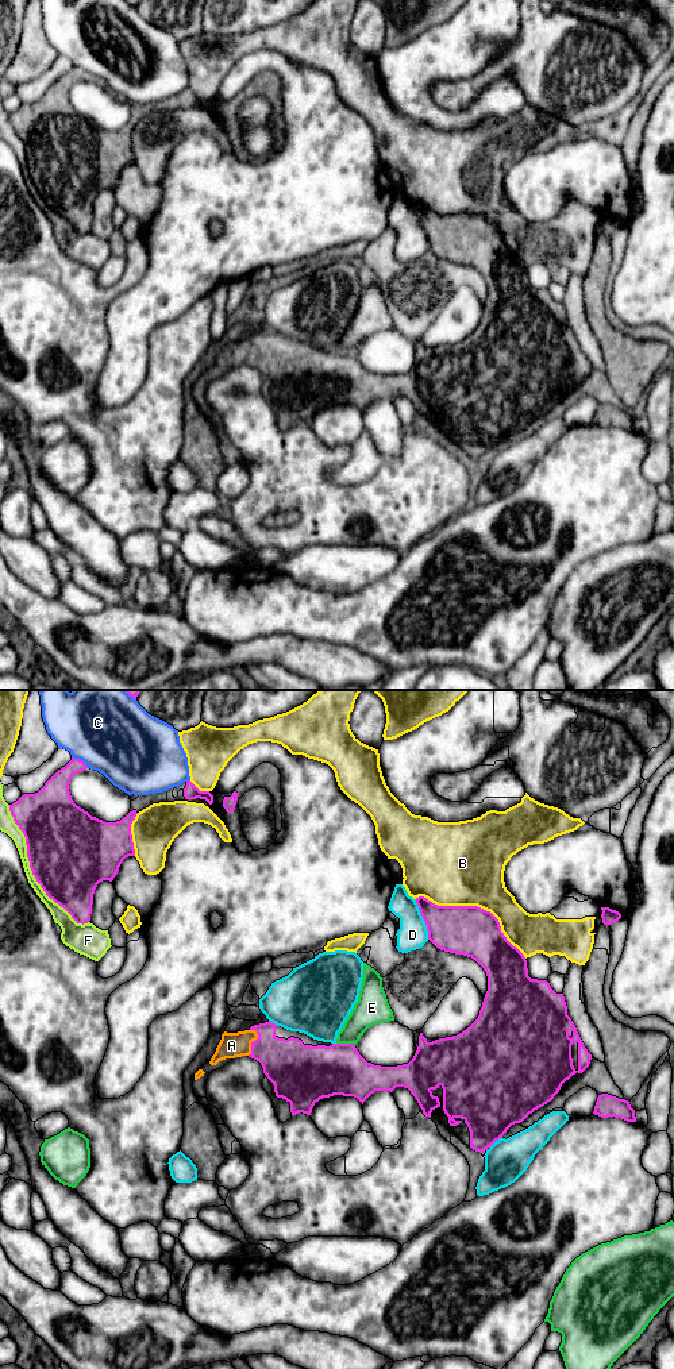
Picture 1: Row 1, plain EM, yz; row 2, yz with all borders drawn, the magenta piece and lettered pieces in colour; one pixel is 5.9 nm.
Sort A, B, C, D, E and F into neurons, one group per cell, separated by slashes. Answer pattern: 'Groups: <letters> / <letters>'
Groups: A / B / C / D F / E

